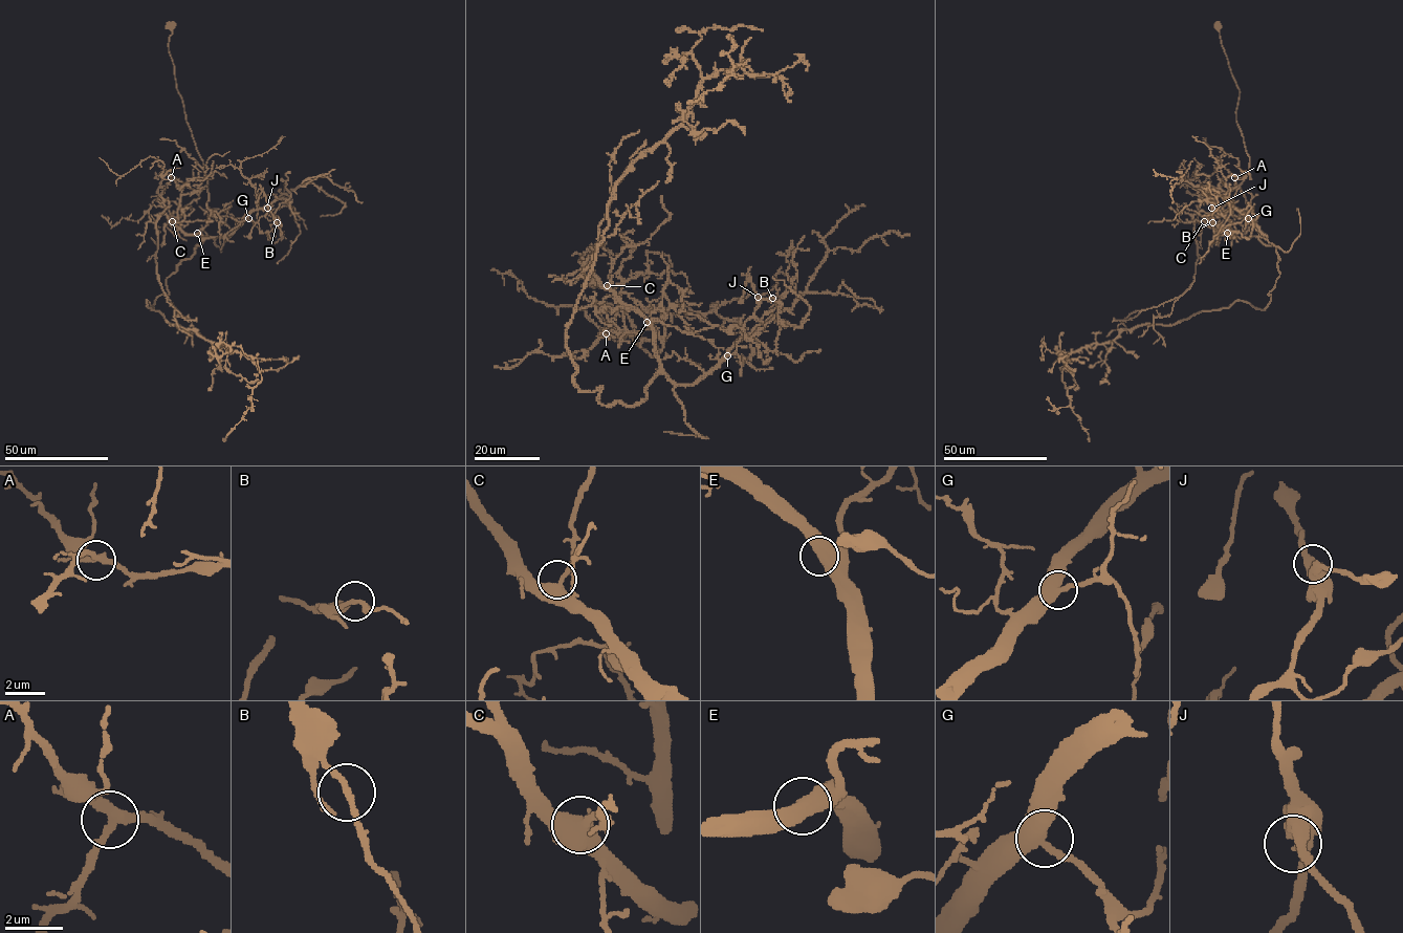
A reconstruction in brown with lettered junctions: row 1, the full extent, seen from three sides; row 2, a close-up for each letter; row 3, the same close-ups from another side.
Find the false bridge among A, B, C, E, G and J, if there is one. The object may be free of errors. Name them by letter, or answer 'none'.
B

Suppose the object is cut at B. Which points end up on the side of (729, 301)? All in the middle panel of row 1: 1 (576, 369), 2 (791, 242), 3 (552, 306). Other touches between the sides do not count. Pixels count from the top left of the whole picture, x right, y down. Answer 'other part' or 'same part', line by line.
1: same part
2: other part
3: other part

